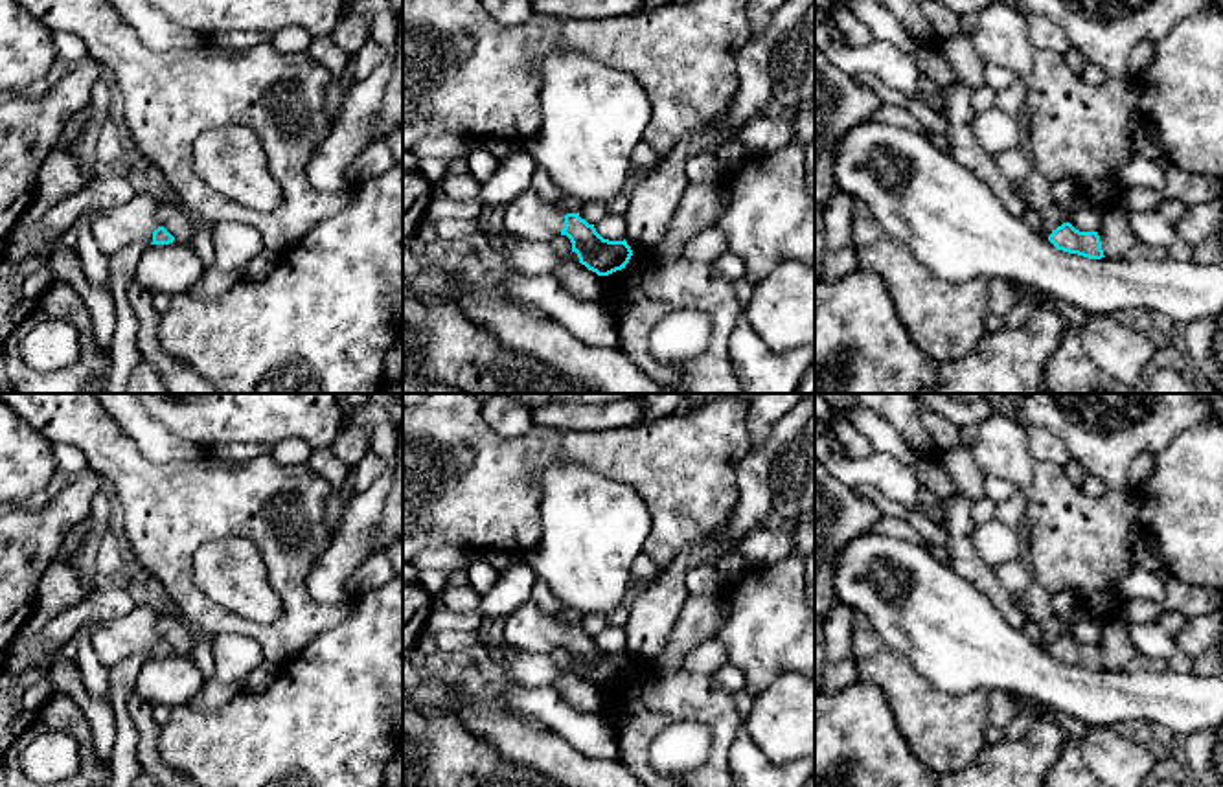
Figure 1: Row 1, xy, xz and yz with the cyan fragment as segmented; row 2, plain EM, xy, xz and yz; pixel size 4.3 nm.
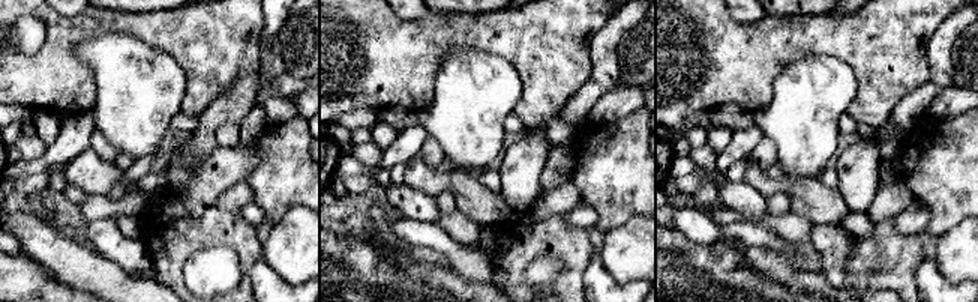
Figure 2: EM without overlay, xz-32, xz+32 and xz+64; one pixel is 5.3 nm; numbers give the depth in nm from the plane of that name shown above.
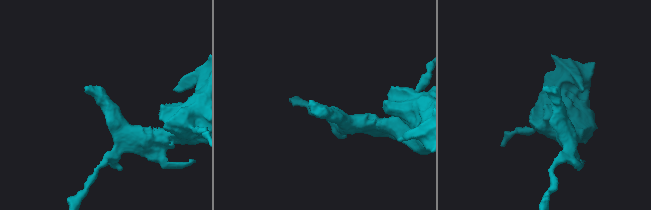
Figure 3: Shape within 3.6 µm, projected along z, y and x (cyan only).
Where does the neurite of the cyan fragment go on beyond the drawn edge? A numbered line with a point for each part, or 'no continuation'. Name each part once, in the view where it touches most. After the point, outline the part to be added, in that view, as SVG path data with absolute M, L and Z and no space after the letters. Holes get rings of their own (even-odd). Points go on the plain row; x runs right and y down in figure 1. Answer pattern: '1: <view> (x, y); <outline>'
1: xy (114, 640); M136 605L129 614L97 623L92 629L92 645L99 660L116 666L127 658L153 655L158 612L147 605Z

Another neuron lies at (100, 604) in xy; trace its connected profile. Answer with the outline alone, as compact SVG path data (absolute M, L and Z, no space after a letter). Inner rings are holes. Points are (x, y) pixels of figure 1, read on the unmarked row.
M127 585L92 587L77 605L55 616L40 634L53 645L70 645L79 629L94 629L97 623L129 614L134 607Z

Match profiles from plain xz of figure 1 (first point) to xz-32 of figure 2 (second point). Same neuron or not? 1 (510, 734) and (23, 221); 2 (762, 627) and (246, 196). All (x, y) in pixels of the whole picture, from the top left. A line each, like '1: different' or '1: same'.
1: same
2: different

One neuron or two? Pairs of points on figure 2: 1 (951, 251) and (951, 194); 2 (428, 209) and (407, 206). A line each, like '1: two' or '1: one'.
1: two
2: one

